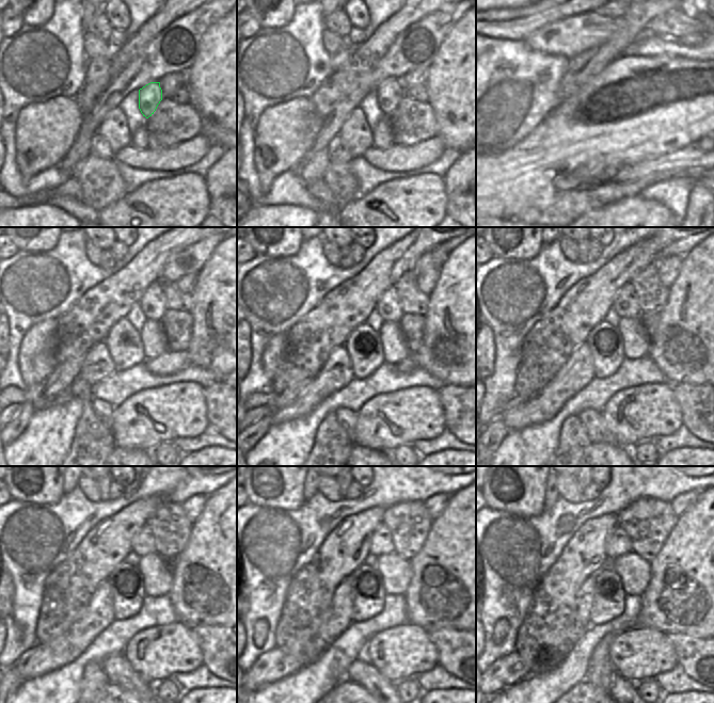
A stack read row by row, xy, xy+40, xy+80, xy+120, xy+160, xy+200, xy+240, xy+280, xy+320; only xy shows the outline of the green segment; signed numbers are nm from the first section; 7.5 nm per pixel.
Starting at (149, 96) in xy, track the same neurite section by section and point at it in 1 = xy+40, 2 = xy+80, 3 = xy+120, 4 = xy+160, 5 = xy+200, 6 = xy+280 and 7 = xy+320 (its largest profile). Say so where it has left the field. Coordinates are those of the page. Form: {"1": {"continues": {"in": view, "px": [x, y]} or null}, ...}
{"1": {"continues": {"in": "xy+40", "px": [390, 91]}}, "2": {"continues": {"in": "xy+80", "px": [625, 83]}}, "3": {"continues": {"in": "xy+120", "px": [152, 306]}}, "4": {"continues": {"in": "xy+160", "px": [387, 308]}}, "5": {"continues": {"in": "xy+200", "px": [625, 305]}}, "6": {"continues": {"in": "xy+280", "px": [381, 544]}}, "7": {"continues": {"in": "xy+320", "px": [618, 543]}}}

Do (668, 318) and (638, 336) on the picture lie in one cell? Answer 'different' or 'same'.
different

